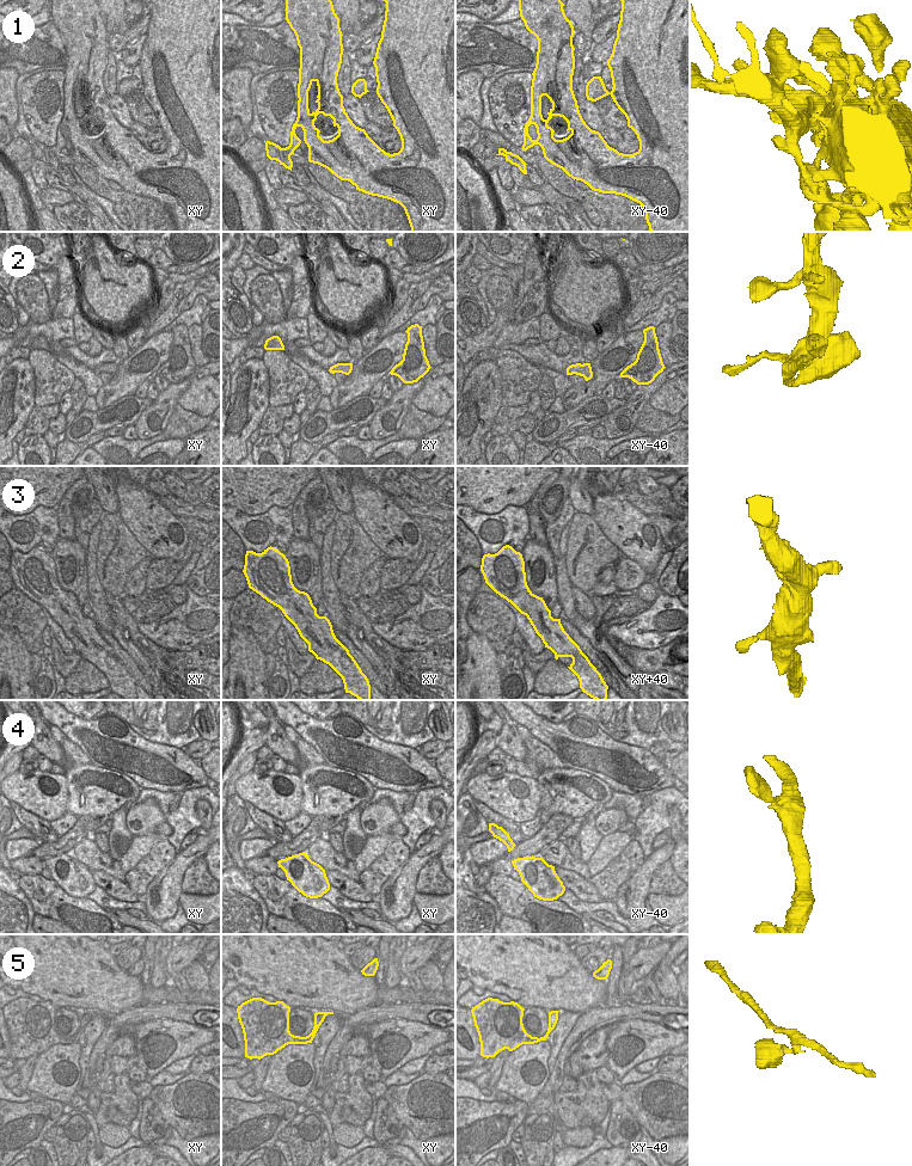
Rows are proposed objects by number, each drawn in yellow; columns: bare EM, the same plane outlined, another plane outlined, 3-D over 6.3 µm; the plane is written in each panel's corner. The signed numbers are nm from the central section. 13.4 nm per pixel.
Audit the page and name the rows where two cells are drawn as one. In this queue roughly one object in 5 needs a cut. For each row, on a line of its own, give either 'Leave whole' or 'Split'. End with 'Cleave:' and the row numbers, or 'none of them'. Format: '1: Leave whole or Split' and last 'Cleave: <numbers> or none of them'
1: Leave whole
2: Leave whole
3: Leave whole
4: Leave whole
5: Leave whole
Cleave: none of them

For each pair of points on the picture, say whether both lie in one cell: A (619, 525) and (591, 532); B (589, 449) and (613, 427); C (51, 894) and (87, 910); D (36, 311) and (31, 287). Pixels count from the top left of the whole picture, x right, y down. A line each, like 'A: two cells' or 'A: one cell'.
A: two cells
B: two cells
C: one cell
D: one cell

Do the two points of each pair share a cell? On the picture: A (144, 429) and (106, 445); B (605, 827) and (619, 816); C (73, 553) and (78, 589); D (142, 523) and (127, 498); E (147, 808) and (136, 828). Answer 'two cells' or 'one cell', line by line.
A: two cells
B: one cell
C: one cell
D: one cell
E: one cell

